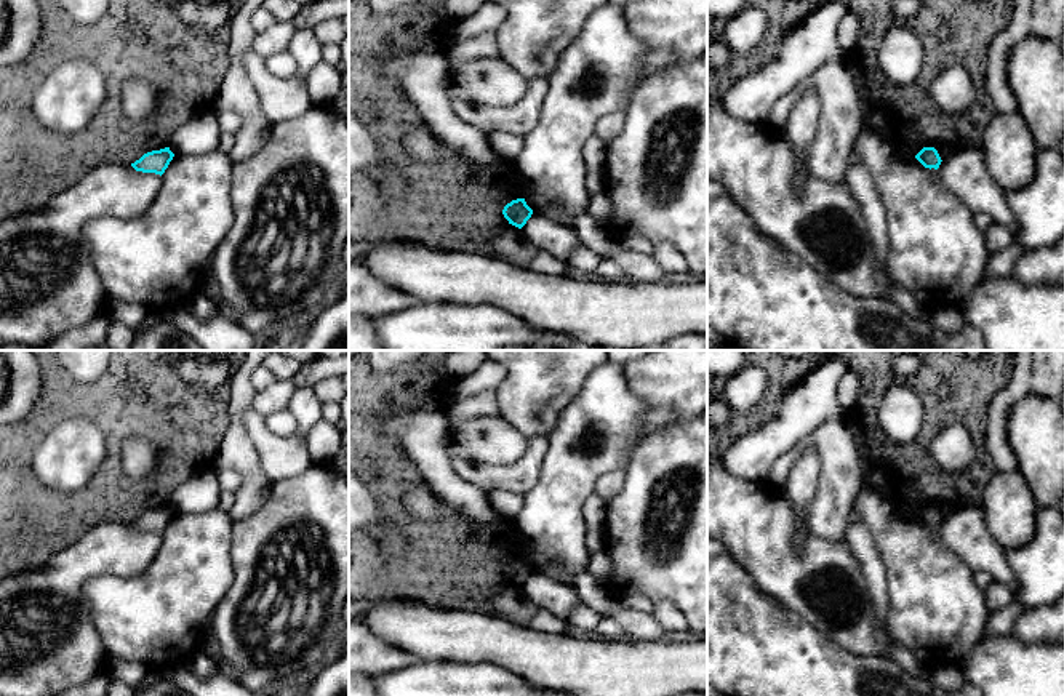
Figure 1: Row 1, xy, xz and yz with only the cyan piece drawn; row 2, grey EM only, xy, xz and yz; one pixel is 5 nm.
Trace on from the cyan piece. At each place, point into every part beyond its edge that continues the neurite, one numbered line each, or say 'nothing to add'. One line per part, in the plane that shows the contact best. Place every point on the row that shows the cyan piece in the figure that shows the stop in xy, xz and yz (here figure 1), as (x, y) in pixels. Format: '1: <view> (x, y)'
nothing to add

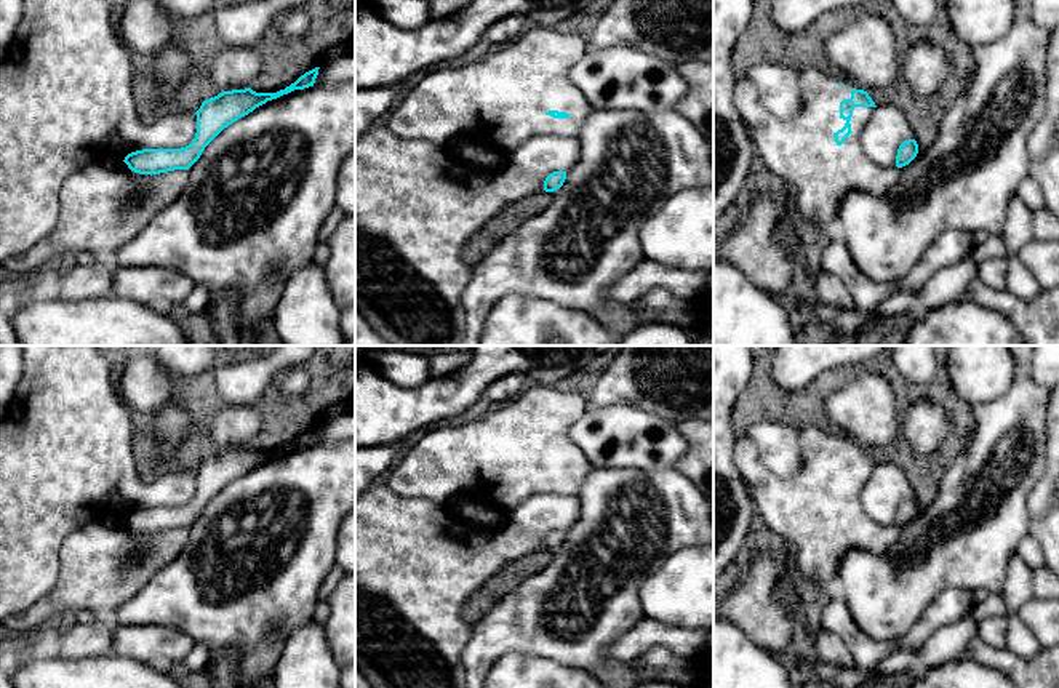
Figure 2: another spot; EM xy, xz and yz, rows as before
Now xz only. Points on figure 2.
1: xz (503, 100)

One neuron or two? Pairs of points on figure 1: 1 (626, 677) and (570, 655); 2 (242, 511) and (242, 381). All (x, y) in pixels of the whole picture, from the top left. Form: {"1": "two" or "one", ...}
{"1": "one", "2": "one"}

